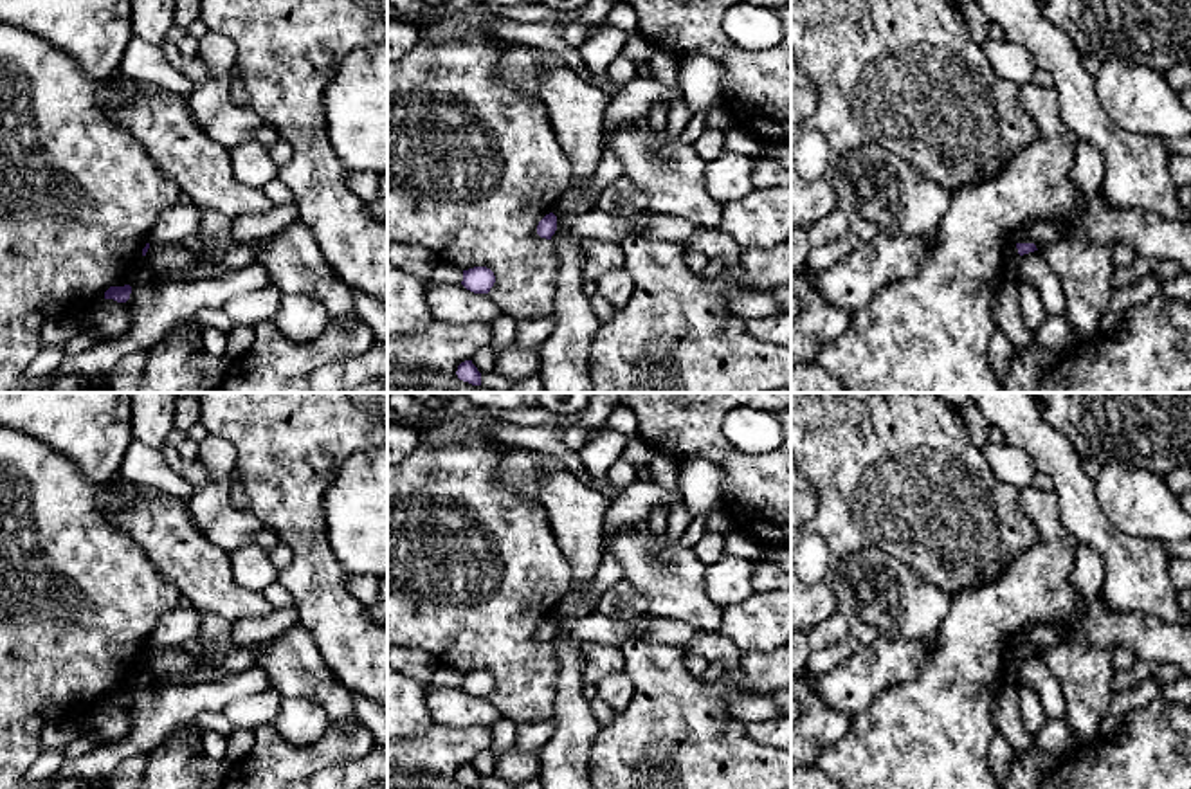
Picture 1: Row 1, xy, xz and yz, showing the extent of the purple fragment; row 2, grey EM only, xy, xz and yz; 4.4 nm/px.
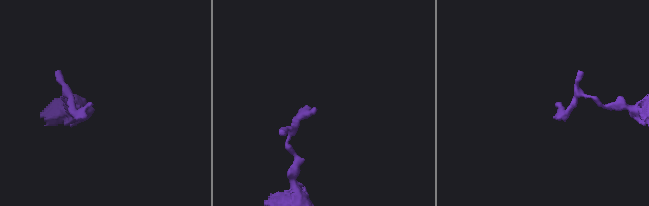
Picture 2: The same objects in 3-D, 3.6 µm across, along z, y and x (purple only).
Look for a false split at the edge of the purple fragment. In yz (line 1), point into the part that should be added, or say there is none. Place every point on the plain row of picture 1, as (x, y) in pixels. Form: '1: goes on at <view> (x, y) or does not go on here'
1: does not go on here

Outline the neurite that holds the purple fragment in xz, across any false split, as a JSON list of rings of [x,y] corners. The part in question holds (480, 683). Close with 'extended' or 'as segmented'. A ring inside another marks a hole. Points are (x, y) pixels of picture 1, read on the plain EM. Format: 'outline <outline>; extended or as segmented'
outline [[[474,670],[463,674],[461,688],[474,697],[488,697],[494,686],[495,686],[495,679],[486,670]]]; as segmented

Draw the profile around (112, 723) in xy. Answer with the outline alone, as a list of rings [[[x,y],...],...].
[[[103,703],[92,712],[92,722],[101,737],[101,746],[119,742],[133,726],[133,717],[126,706]]]

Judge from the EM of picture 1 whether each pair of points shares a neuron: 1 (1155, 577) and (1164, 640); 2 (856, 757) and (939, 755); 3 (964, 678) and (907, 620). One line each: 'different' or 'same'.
1: different
2: same
3: different

